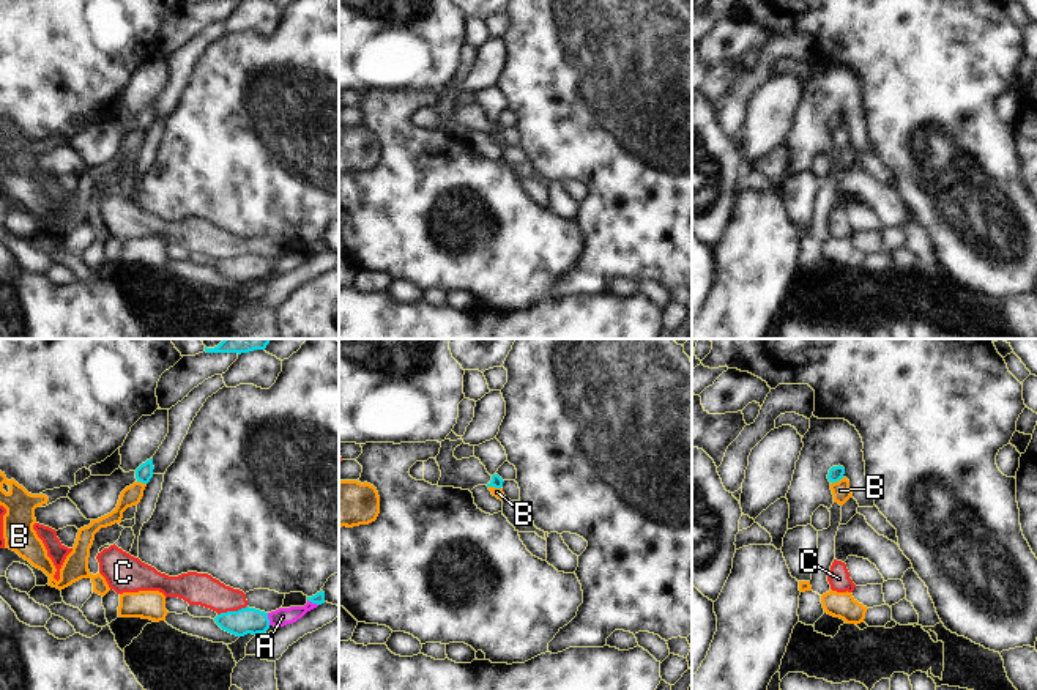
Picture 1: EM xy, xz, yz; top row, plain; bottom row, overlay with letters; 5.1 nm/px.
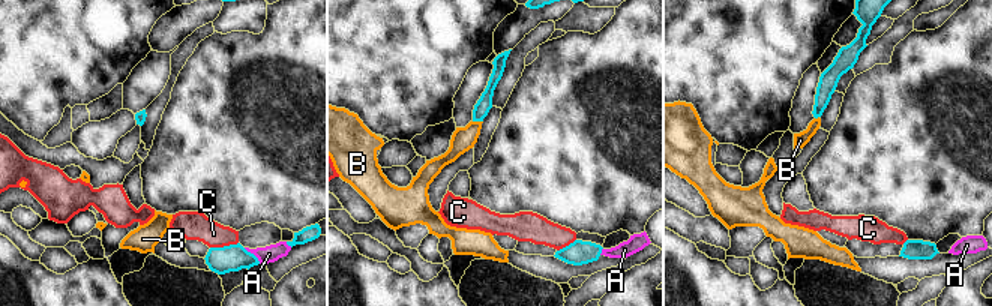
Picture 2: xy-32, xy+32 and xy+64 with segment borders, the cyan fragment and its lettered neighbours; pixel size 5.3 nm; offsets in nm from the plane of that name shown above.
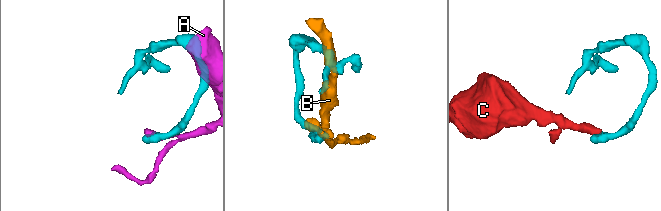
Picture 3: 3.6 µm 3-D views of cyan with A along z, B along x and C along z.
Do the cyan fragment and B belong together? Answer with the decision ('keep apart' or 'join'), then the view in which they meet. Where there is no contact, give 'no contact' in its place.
keep apart; meets cyan in yz

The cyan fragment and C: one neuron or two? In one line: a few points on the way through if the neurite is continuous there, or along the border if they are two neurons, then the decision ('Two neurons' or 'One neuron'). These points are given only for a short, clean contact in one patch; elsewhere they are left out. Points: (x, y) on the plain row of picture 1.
Boundary: xy (246, 252), (218, 262). Two neurons.

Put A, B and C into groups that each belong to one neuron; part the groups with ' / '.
A / B / C

